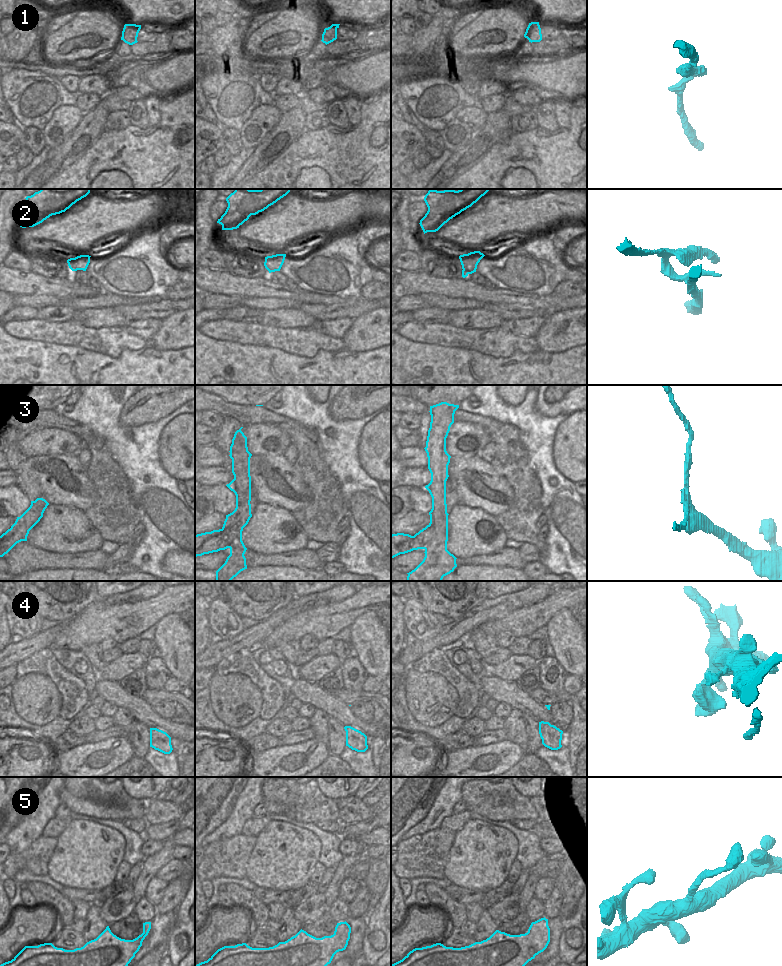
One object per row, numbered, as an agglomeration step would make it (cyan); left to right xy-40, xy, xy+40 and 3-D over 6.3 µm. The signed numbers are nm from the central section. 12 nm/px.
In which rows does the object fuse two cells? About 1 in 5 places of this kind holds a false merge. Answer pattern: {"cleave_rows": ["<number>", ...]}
{"cleave_rows": ["2", "3"]}

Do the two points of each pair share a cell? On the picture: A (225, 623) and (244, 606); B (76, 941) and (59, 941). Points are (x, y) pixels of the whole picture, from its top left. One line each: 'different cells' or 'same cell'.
A: different cells
B: same cell

